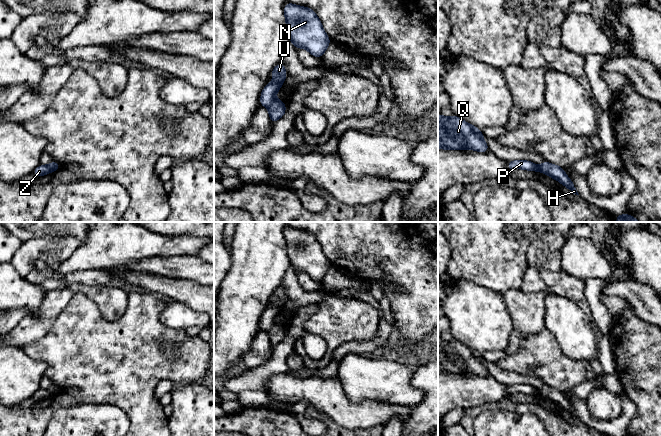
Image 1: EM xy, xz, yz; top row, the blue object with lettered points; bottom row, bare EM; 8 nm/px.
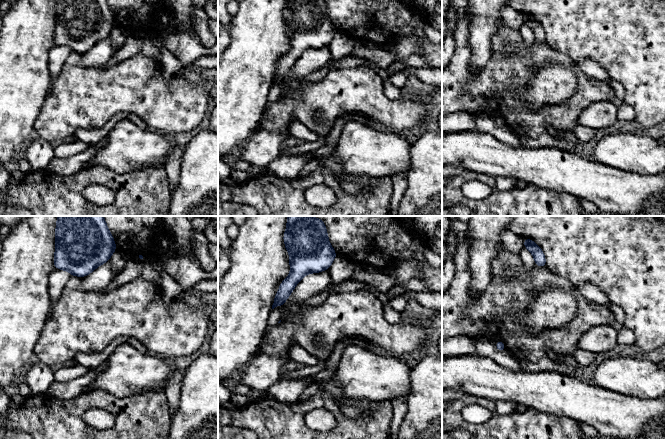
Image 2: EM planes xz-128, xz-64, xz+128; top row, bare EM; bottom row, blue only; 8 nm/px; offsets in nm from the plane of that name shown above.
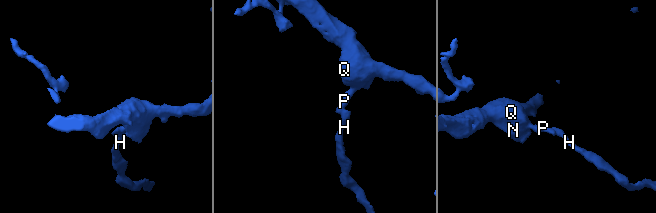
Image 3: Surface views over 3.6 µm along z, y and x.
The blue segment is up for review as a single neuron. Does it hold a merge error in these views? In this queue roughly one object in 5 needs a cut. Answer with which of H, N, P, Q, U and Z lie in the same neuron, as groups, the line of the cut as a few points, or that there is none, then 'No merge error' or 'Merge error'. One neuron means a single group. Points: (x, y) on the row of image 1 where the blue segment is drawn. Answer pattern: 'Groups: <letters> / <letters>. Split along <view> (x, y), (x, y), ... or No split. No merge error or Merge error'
Groups: H / N P Q U Z. Split along xz (274, 98), (267, 107). Merge error

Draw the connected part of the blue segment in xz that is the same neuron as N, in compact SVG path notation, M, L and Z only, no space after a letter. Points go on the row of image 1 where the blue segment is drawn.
M286 1L284 15L290 42L294 48L306 49L314 57L322 58L331 41L316 12Z

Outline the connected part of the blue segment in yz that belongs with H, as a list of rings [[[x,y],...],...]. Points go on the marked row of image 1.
[[[544,161],[540,166],[542,172],[554,180],[559,181],[563,186],[568,188],[573,194],[579,195],[572,180],[566,175],[563,167],[554,165],[547,161]]]

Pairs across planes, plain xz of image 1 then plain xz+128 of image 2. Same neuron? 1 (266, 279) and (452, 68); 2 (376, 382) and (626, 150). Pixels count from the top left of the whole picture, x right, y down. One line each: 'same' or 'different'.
1: different
2: same

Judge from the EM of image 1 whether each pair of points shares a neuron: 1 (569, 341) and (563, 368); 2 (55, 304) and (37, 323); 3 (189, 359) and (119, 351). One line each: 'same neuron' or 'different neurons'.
1: different neurons
2: same neuron
3: same neuron

